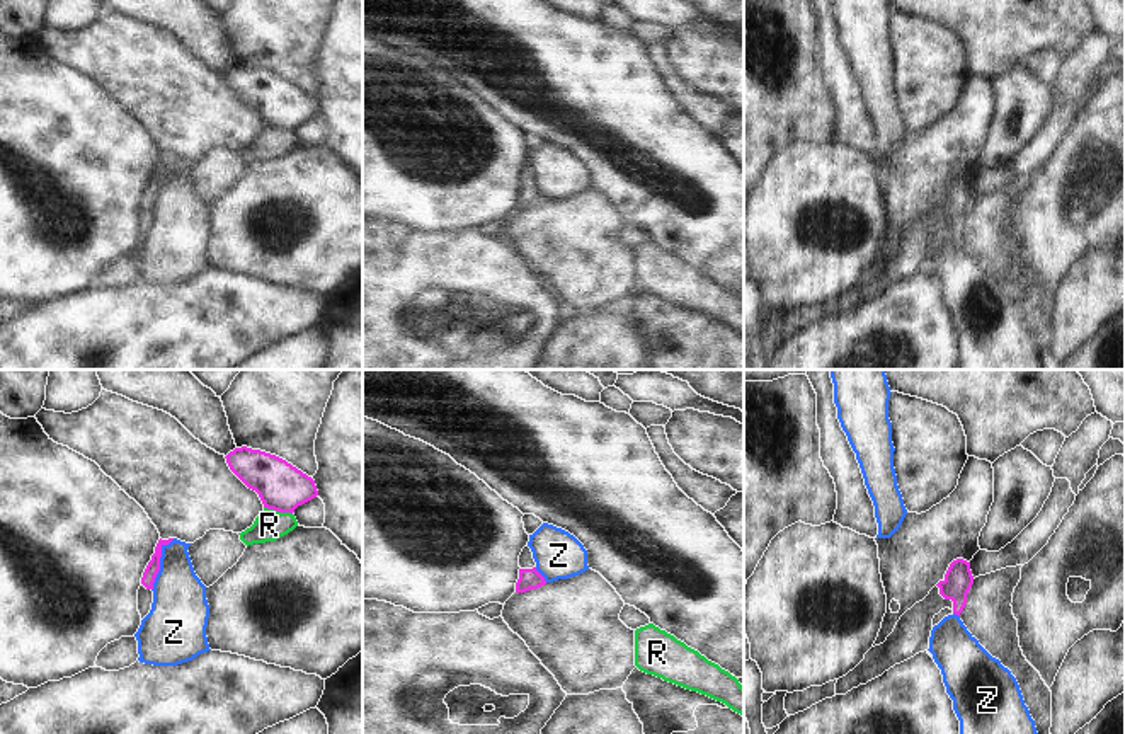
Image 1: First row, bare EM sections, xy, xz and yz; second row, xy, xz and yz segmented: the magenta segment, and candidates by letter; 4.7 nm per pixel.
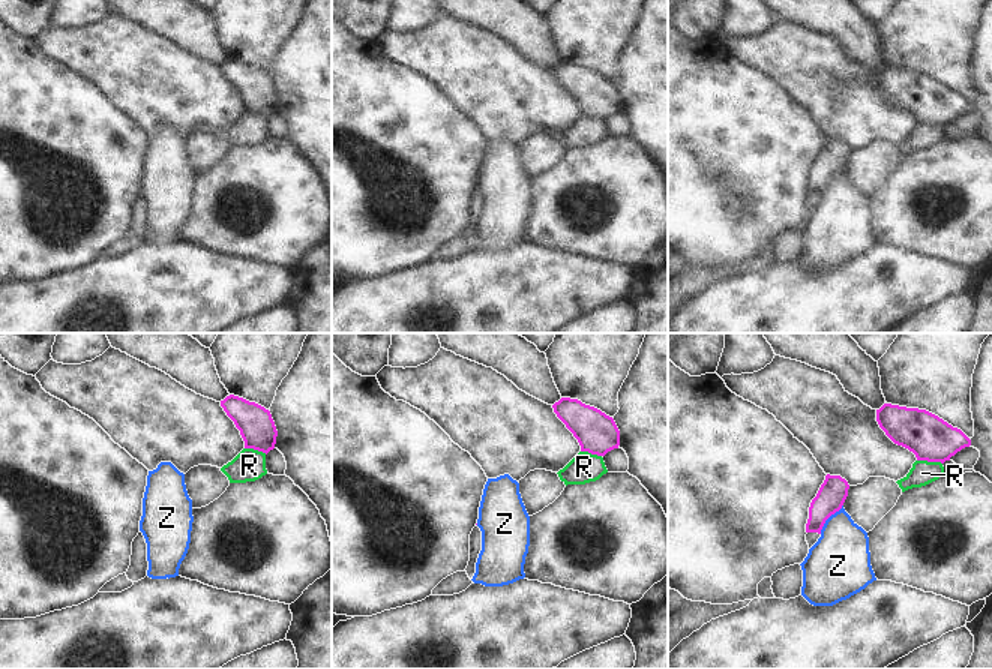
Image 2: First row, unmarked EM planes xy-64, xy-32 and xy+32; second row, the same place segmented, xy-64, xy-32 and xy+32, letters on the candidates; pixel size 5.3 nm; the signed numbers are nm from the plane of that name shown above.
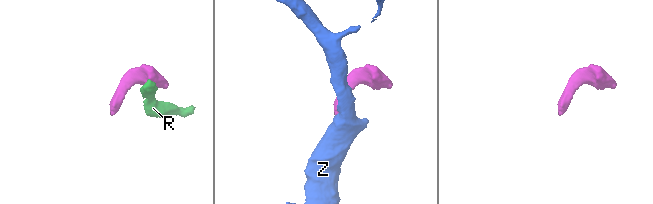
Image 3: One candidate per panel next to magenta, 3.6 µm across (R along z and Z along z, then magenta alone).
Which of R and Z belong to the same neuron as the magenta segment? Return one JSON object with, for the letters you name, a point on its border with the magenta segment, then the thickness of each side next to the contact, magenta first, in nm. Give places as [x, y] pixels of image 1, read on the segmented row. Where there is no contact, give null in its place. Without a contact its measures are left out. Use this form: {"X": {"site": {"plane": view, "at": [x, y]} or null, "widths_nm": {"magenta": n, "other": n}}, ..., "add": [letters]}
{"add": []}

